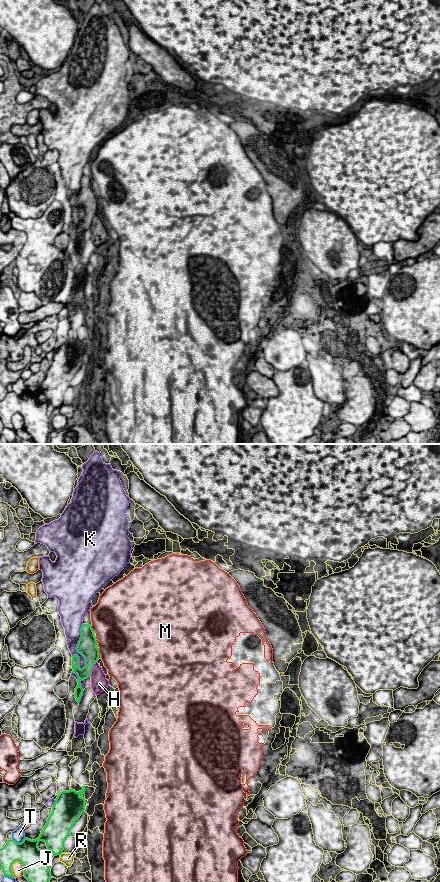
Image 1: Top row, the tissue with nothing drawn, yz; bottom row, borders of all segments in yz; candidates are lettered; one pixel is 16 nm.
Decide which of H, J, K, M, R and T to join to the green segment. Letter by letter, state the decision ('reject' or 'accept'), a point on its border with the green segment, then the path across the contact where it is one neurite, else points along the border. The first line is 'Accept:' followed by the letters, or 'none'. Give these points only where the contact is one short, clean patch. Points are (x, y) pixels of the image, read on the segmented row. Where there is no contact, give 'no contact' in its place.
Accept: none
H: reject; contact yz (91, 668)
J: reject; contact yz (10, 868)
K: reject; contact yz (77, 646)
M: reject; contact yz (98, 651)
R: reject; contact yz (61, 853)
T: reject; contact yz (18, 843)

